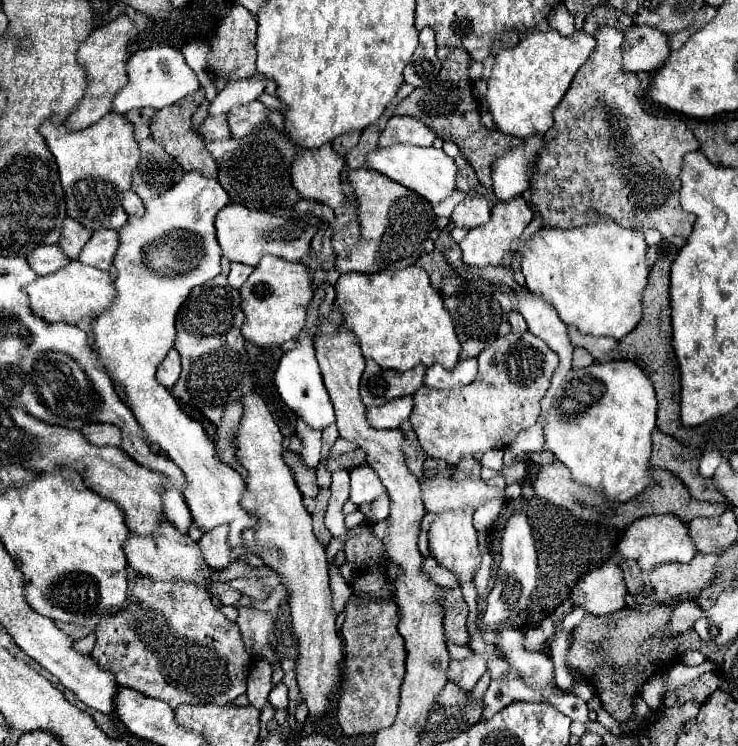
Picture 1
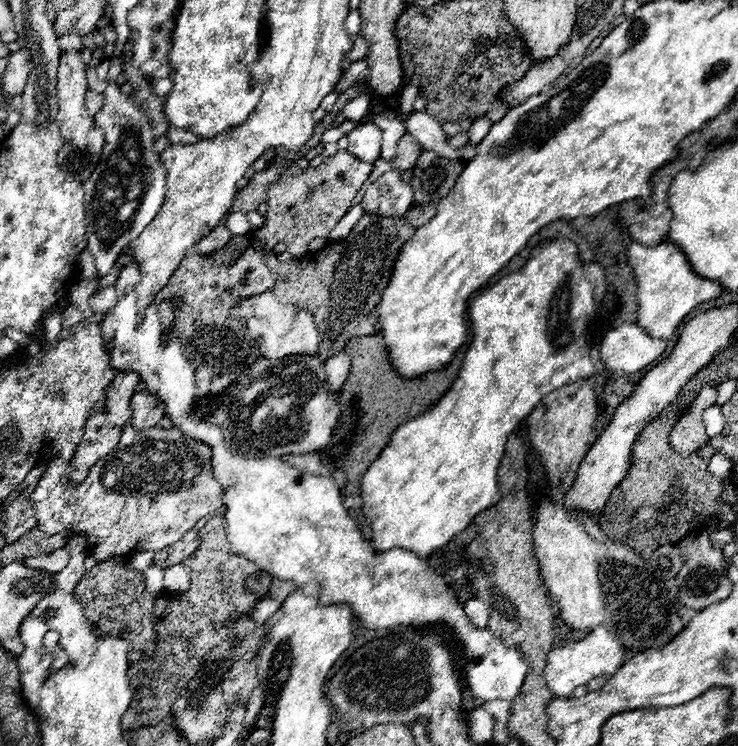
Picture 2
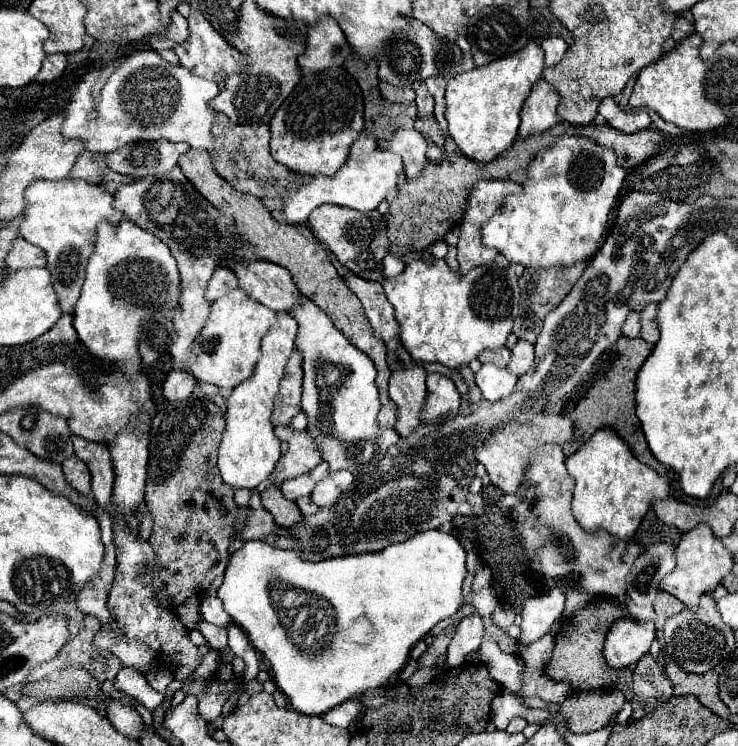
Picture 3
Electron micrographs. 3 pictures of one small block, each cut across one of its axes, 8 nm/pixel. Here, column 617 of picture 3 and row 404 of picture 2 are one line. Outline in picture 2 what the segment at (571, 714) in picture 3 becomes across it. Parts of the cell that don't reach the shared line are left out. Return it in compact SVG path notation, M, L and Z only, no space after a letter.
M704 386L700 390L696 400L690 404L688 412L678 420L678 424L670 432L670 444L672 444L674 452L678 452L682 456L690 456L706 442L702 414L706 408L716 404L716 398L718 398L716 386Z

